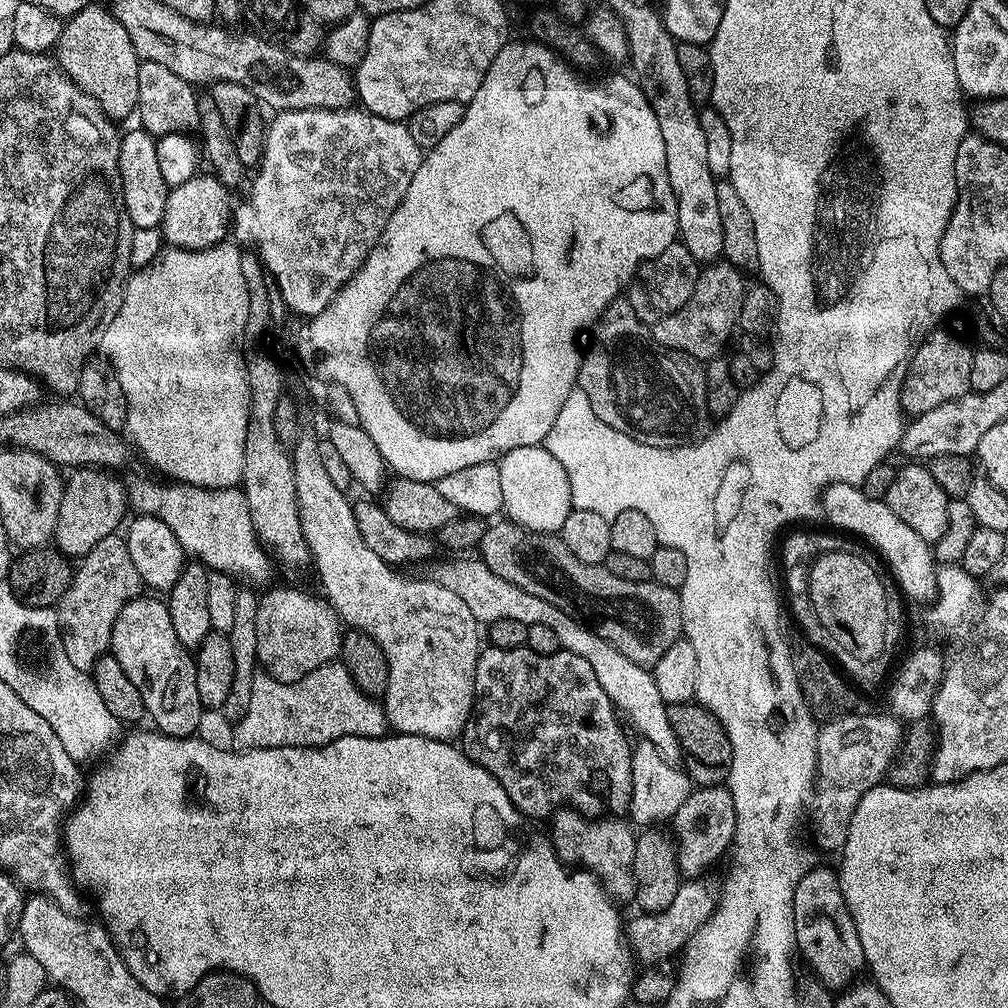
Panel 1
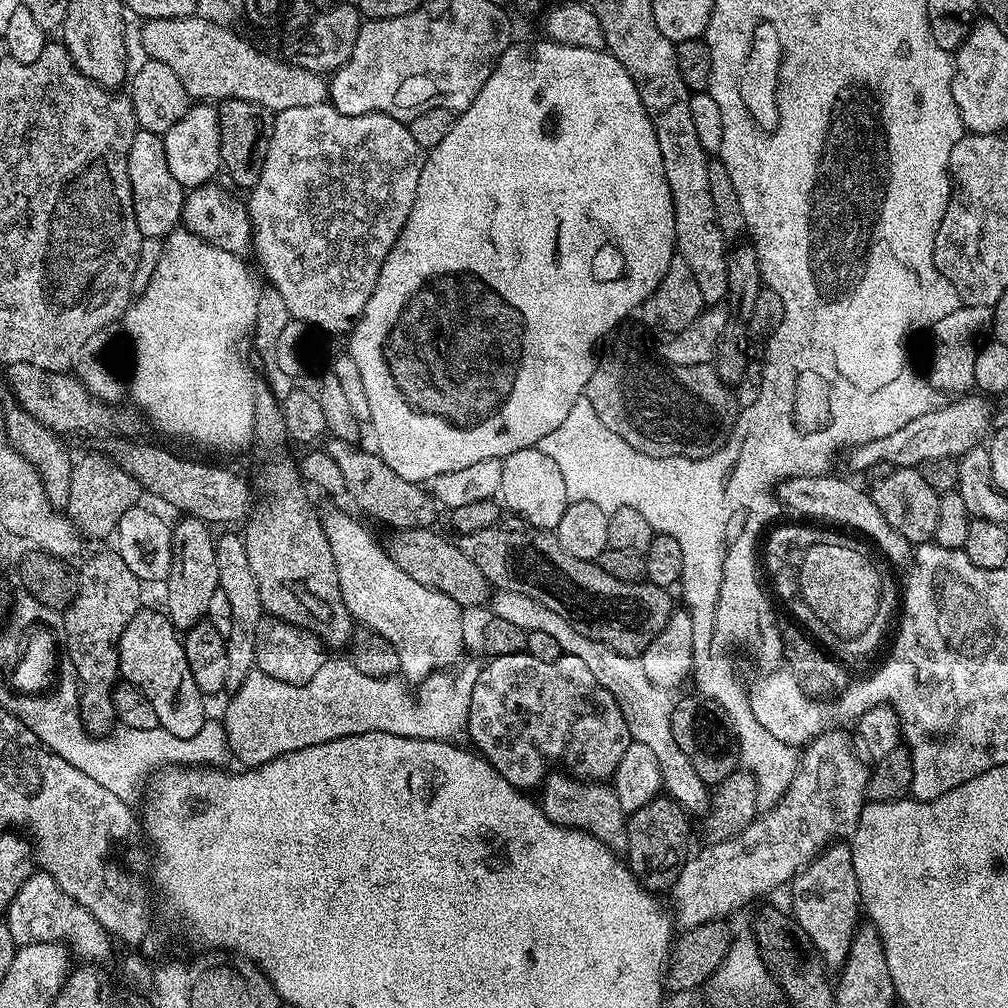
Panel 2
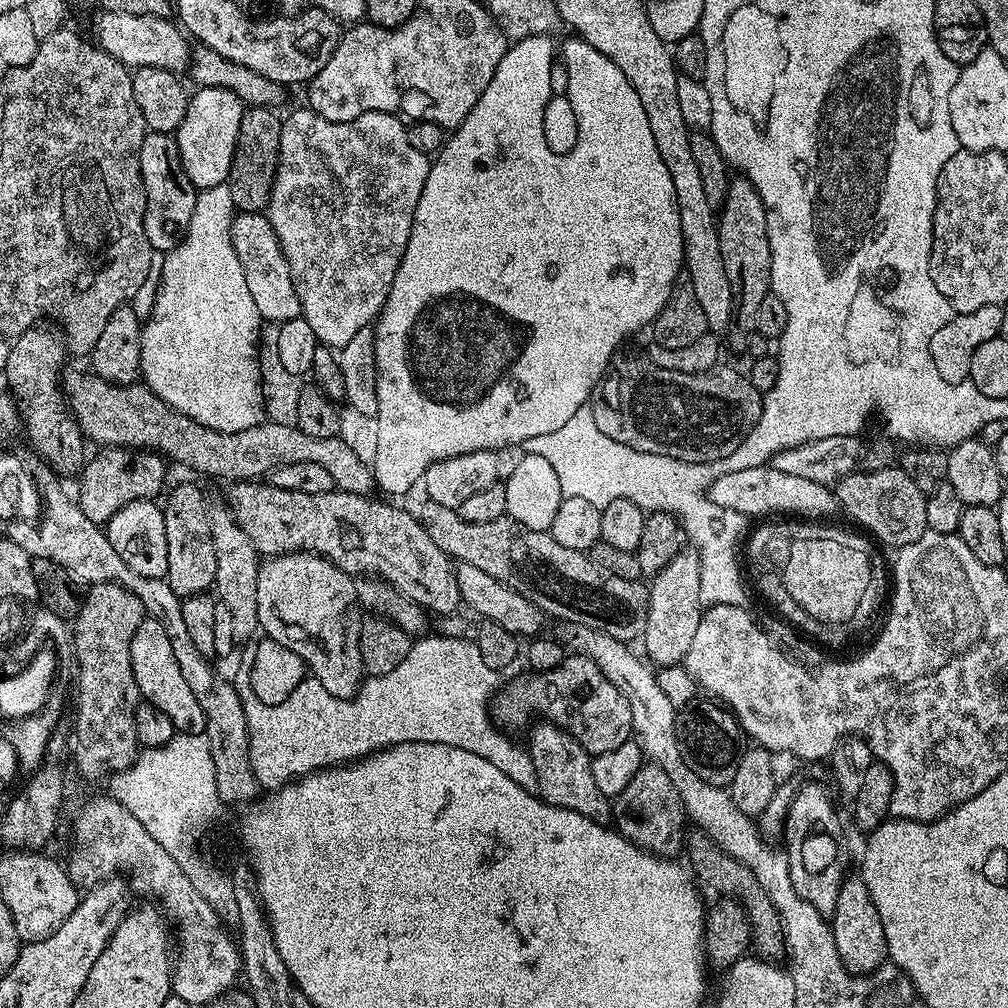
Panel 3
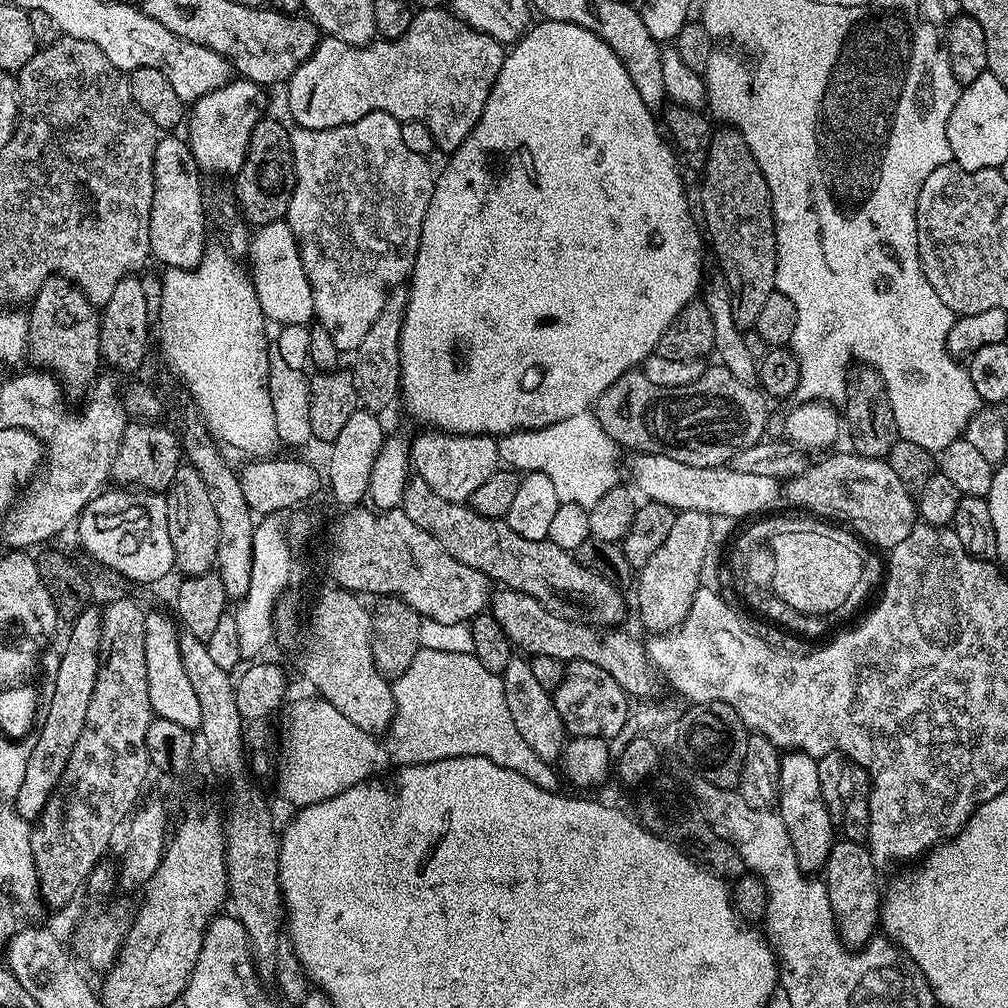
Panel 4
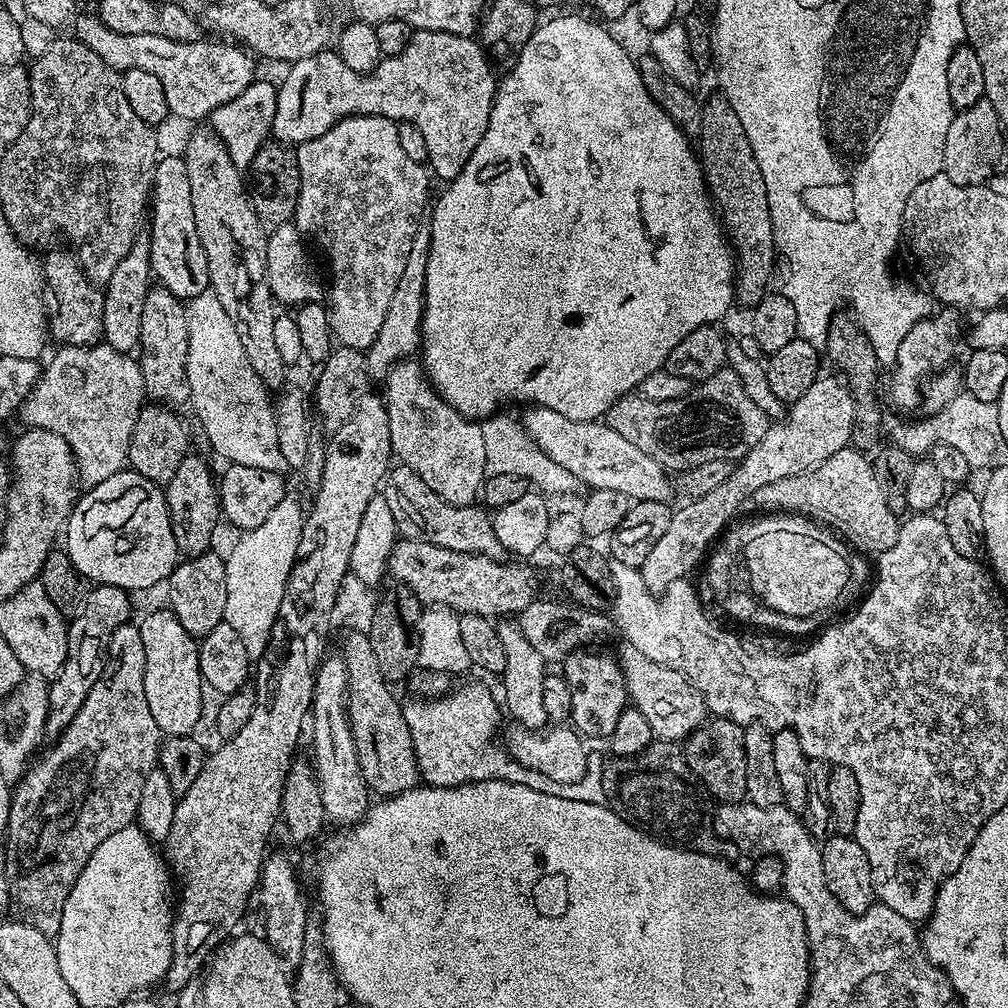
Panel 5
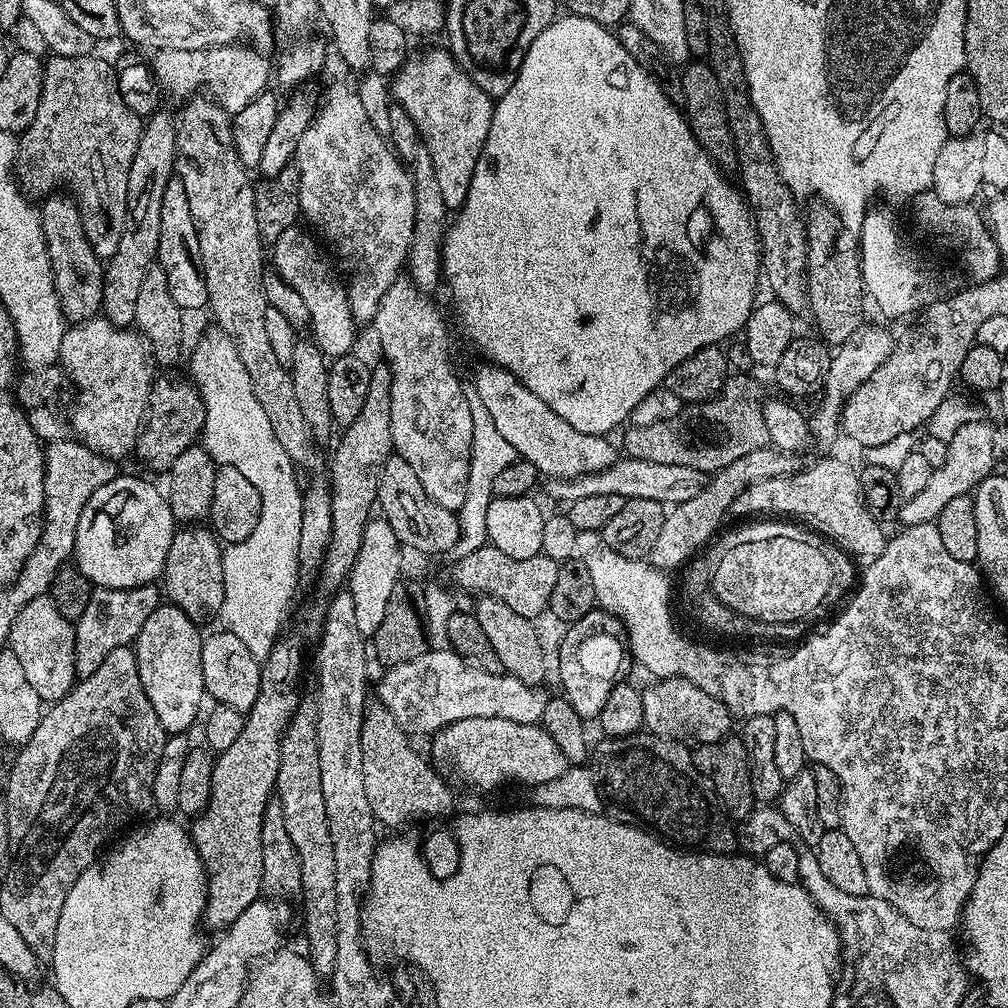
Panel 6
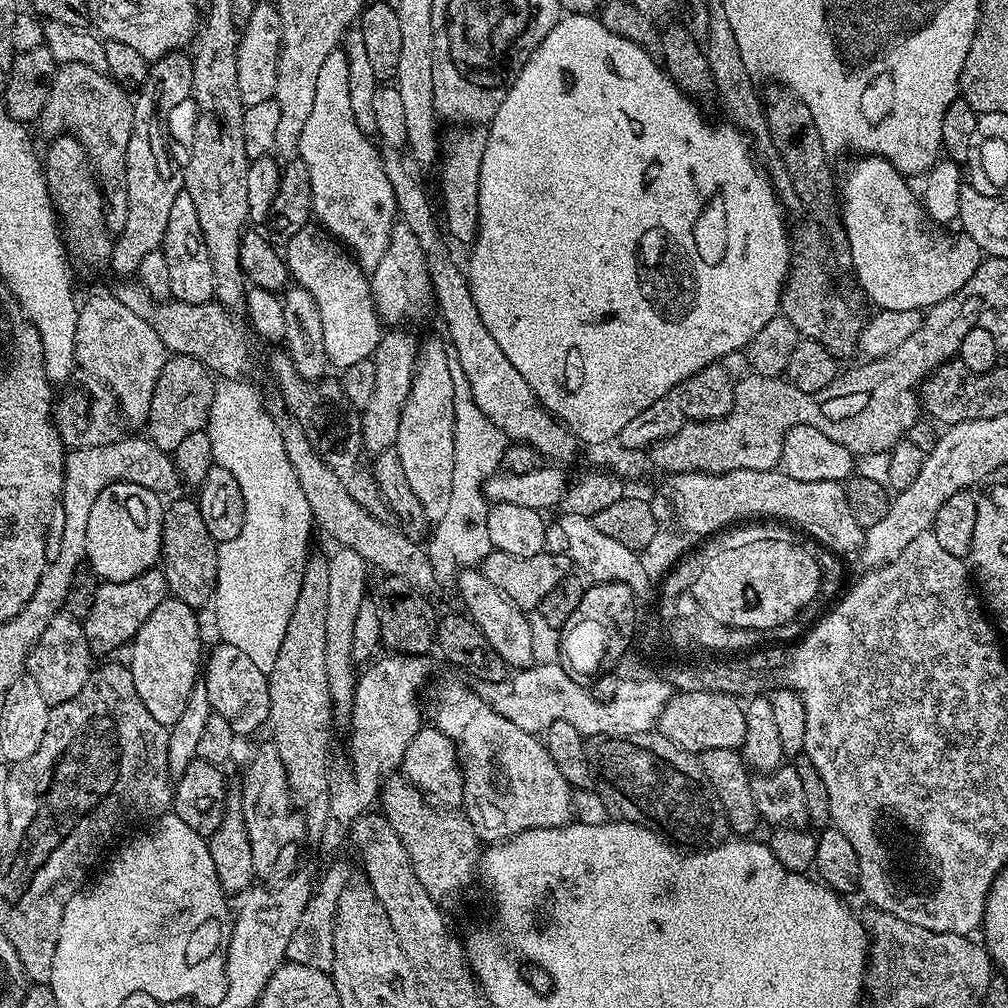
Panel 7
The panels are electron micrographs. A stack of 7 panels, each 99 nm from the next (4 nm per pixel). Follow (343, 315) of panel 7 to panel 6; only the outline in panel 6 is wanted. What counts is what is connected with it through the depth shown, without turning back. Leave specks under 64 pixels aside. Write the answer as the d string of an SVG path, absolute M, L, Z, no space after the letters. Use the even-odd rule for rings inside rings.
M297 226L282 230L282 234L270 248L271 267L282 279L290 282L290 286L294 286L294 290L298 290L299 296L305 300L306 310L310 310L308 321L311 339L324 351L325 357L347 356L353 351L352 343L355 342L358 331L358 325L350 310L348 293L345 285L339 284L332 277L323 254L312 241L313 233L303 232L302 228Z

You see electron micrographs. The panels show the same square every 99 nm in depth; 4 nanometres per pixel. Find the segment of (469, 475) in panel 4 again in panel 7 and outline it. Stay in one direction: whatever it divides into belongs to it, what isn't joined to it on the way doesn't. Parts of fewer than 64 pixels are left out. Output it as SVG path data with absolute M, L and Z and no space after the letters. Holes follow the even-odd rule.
M403 222L397 223L390 234L390 246L382 254L382 262L370 273L372 300L381 321L388 326L403 325L403 320L416 316L420 308L433 303L431 280L428 277L426 256L418 246L417 235ZM428 340L425 344L423 341L419 345L414 378L406 406L402 406L394 445L398 458L402 458L406 482L410 482L420 509L432 522L446 514L450 492L454 490L454 380L450 378L450 352L441 340Z

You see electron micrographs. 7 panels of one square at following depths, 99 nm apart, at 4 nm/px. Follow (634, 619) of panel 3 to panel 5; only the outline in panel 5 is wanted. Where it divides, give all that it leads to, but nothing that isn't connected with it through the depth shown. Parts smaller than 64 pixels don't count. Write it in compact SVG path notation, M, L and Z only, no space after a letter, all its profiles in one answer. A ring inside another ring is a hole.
M403 466L393 467L383 481L382 495L386 498L386 506L390 506L390 514L401 537L429 540L434 546L442 546L446 550L478 554L495 560L505 559L502 542L498 542L489 513L483 507L470 504L454 506L446 502L446 498L438 498L438 494L434 494L434 490L430 490L430 486L426 486L426 482L414 474L414 470Z

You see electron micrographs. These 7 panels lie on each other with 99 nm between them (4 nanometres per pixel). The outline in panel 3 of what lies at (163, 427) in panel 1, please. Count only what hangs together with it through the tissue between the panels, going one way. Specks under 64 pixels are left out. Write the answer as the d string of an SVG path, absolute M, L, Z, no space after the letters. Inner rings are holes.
M227 184L210 186L197 191L196 201L194 202L194 215L190 218L190 226L186 234L163 257L164 265L159 265L160 285L156 288L156 301L152 304L152 313L146 316L140 329L140 341L142 342L142 358L140 359L140 374L143 383L147 384L162 402L174 406L182 414L194 418L194 422L202 422L202 426L213 428L219 432L237 432L238 430L250 430L250 426L261 423L265 419L263 392L260 385L259 372L259 343L260 329L262 321L258 314L258 306L254 306L254 298L250 295L250 290L246 286L246 274L242 274L242 262L238 262L238 254L234 250L232 241L232 221L237 215L234 206L234 198L230 198L230 190Z

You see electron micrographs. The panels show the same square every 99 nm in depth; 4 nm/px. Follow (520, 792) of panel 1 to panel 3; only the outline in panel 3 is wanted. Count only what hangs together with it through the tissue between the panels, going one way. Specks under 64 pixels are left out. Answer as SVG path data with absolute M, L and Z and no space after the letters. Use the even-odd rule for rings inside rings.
M568 654L554 670L529 671L527 675L509 684L507 681L497 691L494 697L494 720L497 725L505 729L520 728L524 723L527 725L537 712L540 715L537 717L569 732L590 754L618 750L618 746L633 739L630 702L626 702L622 690L618 690L618 686L614 686L602 670L598 670L589 656Z

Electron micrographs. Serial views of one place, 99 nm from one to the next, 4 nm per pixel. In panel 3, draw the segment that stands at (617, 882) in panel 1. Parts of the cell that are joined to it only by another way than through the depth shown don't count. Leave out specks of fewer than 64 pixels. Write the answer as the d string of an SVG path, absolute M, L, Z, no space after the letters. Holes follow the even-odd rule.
M536 723L531 725L532 733L526 739L526 747L538 774L540 799L550 806L574 810L574 814L582 814L591 820L607 821L610 816L610 798L602 794L602 790L598 790L594 783L590 753L557 724Z

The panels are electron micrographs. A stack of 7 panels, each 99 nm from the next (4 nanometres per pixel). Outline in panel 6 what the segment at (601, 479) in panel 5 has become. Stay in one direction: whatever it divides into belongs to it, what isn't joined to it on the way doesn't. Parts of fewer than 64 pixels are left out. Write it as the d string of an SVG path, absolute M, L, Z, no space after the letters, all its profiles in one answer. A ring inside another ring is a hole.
M491 362L481 363L474 376L475 399L486 407L495 429L509 442L517 455L533 462L543 477L571 479L604 471L618 459L618 453L605 436L584 434L554 413L538 394L531 393L512 372Z

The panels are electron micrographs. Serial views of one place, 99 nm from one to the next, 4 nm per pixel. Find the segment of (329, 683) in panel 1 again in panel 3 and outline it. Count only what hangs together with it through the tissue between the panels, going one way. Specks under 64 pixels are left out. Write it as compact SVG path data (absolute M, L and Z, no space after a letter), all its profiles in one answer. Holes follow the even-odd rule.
M433 635L420 638L425 640L417 639L408 656L402 658L390 674L368 676L350 700L330 694L330 690L326 690L326 686L315 678L306 678L282 702L263 704L252 689L251 671L244 670L234 676L248 727L248 761L250 770L254 770L257 785L264 790L275 790L301 776L319 772L321 768L335 768L371 752L379 752L381 748L392 748L406 742L426 742L470 750L470 754L486 758L486 762L498 766L502 774L514 778L522 790L539 793L538 774L527 747L523 743L512 744L510 737L503 736L508 734L497 727L490 715L490 701L502 684L502 680L496 677L499 676L497 669L486 666L475 639Z

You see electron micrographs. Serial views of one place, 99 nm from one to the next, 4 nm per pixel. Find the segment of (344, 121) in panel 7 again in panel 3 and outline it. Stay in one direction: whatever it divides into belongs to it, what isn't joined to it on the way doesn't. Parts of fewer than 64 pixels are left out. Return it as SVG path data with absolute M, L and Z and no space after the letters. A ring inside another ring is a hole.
M301 106L297 112L283 117L280 126L280 157L276 167L276 177L272 183L272 193L268 199L266 215L274 234L278 234L278 242L282 246L282 254L286 254L286 262L290 266L292 280L296 284L296 293L300 303L300 316L312 327L312 332L321 345L339 350L358 334L358 330L369 327L379 317L380 311L388 300L388 291L394 282L394 274L402 262L402 254L406 250L406 242L410 238L410 230L414 222L414 210L418 210L418 198L422 198L422 186L426 186L430 158L422 154L422 150L414 150L410 146L410 138L405 121L390 112L367 112L350 122L330 122L313 112L307 106Z

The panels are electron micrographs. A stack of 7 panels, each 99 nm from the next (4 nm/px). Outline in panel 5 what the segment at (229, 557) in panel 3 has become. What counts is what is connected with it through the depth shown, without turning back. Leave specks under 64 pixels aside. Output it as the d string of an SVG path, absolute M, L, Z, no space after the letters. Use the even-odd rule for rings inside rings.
M159 286L149 287L146 302L142 302L142 338L138 359L144 390L149 401L165 408L181 410L192 403L188 377L188 309L170 290Z

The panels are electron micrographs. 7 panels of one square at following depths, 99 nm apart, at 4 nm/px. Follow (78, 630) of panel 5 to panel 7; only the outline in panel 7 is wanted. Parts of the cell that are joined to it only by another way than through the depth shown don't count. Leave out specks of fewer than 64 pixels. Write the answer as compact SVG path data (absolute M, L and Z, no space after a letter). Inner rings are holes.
M159 567L147 568L142 574L130 578L126 582L105 580L97 583L94 606L90 606L90 614L86 614L86 618L82 621L88 645L92 648L93 653L112 652L115 648L122 647L123 644L124 647L131 645L138 634L138 630L142 630L142 622L146 622L146 618L150 618L150 614L154 614L154 610L158 610L158 606L162 606L162 602L169 599L169 596L168 583Z

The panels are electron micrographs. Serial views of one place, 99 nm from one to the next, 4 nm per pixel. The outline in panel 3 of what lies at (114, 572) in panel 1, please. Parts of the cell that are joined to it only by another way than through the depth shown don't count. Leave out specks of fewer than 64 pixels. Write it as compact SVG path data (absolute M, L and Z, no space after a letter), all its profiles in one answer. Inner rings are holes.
M93 584L83 593L70 643L76 647L76 672L80 675L76 684L76 764L88 780L103 776L104 780L124 771L138 755L134 710L142 697L130 666L130 642L145 618L142 602L121 584Z

